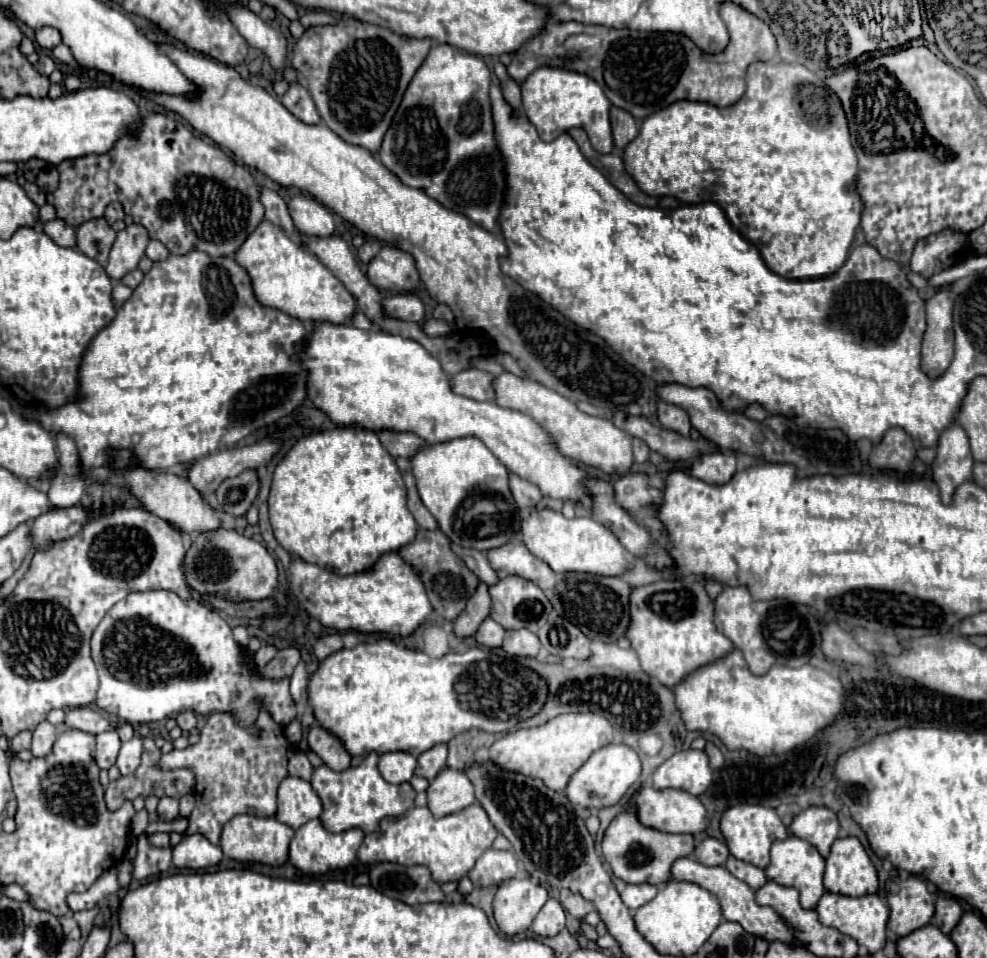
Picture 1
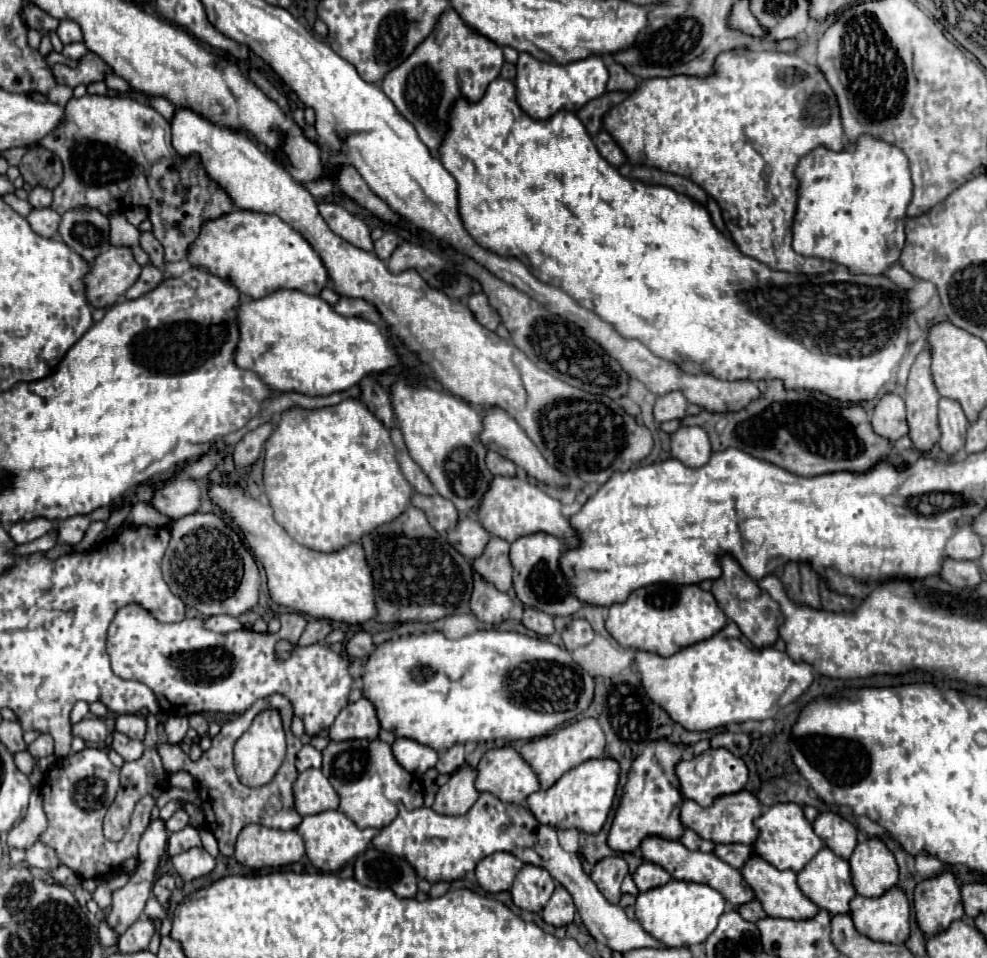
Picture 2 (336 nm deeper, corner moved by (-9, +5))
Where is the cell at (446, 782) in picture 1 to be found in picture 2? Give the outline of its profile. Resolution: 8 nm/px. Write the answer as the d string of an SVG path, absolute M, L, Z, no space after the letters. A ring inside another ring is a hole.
M469 766L459 768L455 774L451 774L449 782L439 788L433 810L445 816L467 814L469 808L479 798L479 792L475 790L473 784L475 784L475 770Z

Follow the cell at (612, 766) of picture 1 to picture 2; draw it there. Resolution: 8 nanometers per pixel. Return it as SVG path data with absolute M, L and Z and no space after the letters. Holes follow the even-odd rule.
M611 758L601 760L587 760L579 764L577 768L569 770L547 790L539 790L527 798L529 812L547 826L553 828L575 828L581 832L595 834L601 830L603 822L607 820L607 814L613 806L615 790L617 790L617 778L619 778L619 764Z

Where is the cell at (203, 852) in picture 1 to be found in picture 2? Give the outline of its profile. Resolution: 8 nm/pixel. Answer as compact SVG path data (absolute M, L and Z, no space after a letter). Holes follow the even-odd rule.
M191 848L183 854L177 854L171 858L171 862L173 862L173 868L177 870L177 874L185 882L201 878L215 868L215 858L203 848Z

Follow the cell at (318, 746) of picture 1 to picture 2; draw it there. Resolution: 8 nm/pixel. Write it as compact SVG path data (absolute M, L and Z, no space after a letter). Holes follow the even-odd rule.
M361 698L339 712L339 718L329 730L331 740L351 740L351 738L377 738L381 724L377 720L375 706Z

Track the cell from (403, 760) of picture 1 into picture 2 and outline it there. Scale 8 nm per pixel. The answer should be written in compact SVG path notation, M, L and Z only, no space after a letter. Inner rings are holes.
M397 738L393 742L395 758L399 758L399 764L405 770L411 770L411 774L425 774L429 768L437 764L437 752L425 744L419 744L411 738Z

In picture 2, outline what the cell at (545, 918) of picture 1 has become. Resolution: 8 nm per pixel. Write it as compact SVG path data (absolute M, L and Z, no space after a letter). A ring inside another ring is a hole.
M557 884L551 900L543 908L543 920L551 926L565 926L573 922L573 916L575 916L575 904L571 902L567 890L563 890L563 886Z

